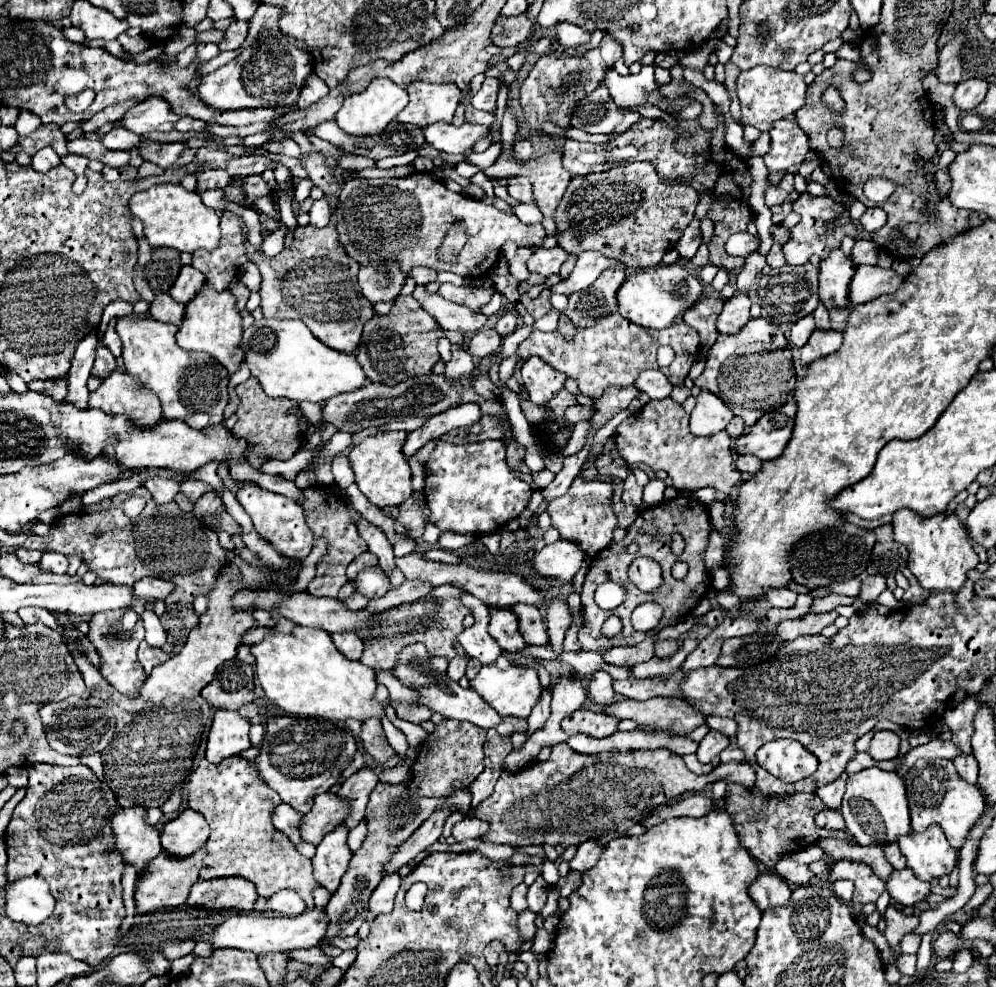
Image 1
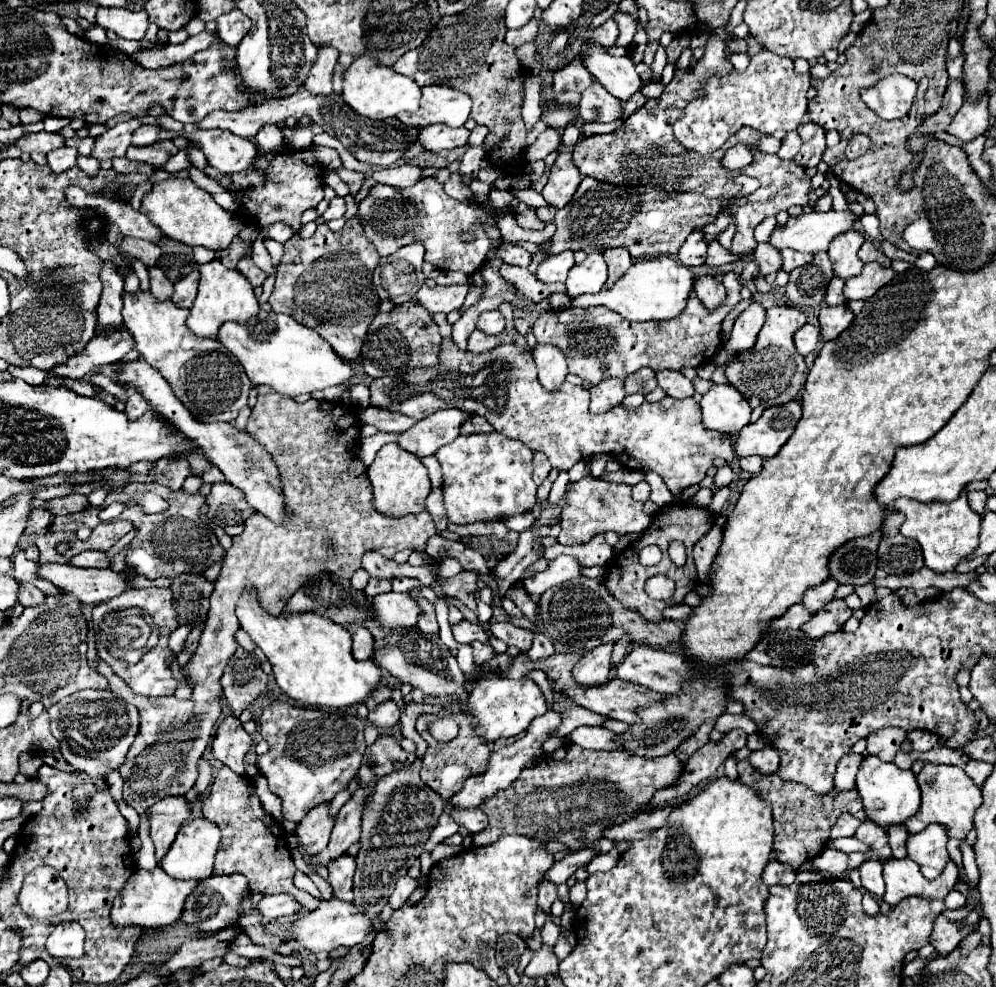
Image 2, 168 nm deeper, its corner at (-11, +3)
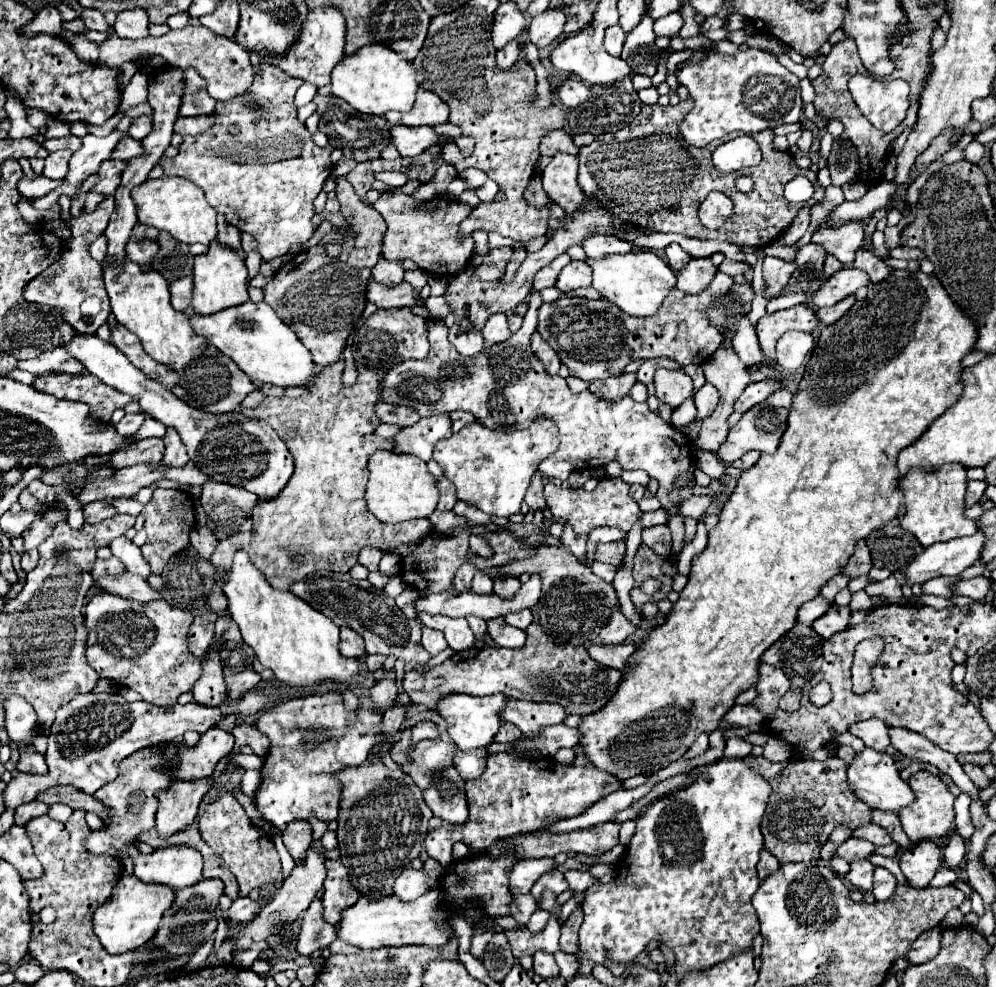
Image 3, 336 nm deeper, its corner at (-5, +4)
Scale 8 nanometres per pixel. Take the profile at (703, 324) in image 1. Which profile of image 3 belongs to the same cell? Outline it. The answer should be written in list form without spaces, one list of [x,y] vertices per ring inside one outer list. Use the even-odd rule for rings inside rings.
[[[692,258],[686,268],[682,268],[678,276],[676,288],[688,294],[702,292],[714,278],[716,266],[710,262],[710,258]]]

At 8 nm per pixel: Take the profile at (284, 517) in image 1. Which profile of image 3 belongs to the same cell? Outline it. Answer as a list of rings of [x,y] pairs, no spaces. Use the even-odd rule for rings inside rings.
[[[74,334],[74,338],[64,348],[90,374],[98,376],[104,384],[124,394],[138,396],[140,398],[138,404],[148,416],[160,420],[164,426],[174,426],[188,448],[190,460],[210,480],[242,486],[264,500],[278,496],[278,492],[288,484],[294,472],[294,460],[284,440],[276,434],[276,430],[270,424],[262,420],[246,418],[242,412],[228,412],[222,416],[214,416],[210,412],[202,412],[198,408],[188,406],[186,402],[178,400],[172,392],[162,388],[158,382],[146,378],[132,362],[128,362],[128,358],[116,346],[112,346],[106,340],[100,340],[98,336]],[[248,472],[256,472],[256,474],[248,474]]]

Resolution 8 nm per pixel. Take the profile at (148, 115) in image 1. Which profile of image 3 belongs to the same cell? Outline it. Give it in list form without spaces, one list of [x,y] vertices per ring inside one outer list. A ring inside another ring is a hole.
[[[114,130],[106,138],[98,138],[98,136],[92,136],[92,134],[86,134],[82,138],[82,148],[72,154],[70,170],[68,170],[62,186],[58,186],[56,190],[48,192],[42,198],[34,198],[32,206],[38,208],[38,210],[46,210],[46,208],[54,206],[60,196],[70,196],[72,198],[76,194],[78,186],[88,176],[96,174],[100,164],[110,158],[110,154],[112,154],[112,150],[114,150],[114,146],[118,144],[120,138],[122,138],[122,132],[118,132],[118,130]]]

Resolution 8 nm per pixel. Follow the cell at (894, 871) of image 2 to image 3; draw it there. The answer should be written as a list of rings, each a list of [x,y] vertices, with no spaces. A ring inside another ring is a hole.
[[[876,868],[874,888],[872,888],[872,894],[876,896],[876,900],[888,900],[894,894],[894,888],[896,888],[896,878],[888,870]]]

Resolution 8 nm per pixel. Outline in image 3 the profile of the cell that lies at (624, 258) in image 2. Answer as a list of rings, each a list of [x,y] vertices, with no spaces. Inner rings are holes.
[[[590,236],[586,242],[582,242],[582,248],[586,252],[586,256],[590,258],[604,258],[608,254],[626,254],[632,250],[630,242],[624,242],[616,236]]]

